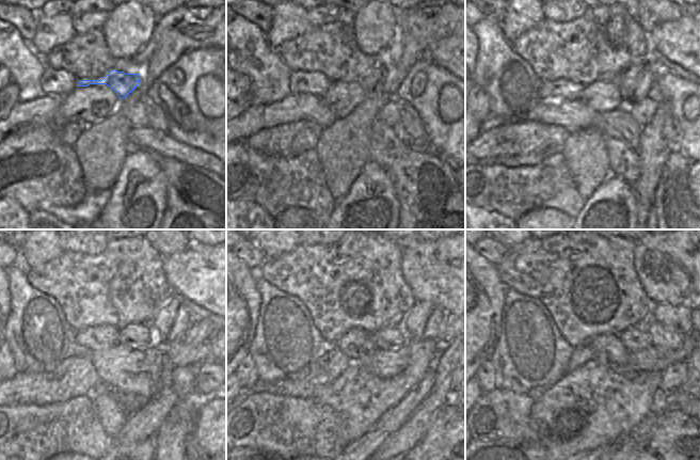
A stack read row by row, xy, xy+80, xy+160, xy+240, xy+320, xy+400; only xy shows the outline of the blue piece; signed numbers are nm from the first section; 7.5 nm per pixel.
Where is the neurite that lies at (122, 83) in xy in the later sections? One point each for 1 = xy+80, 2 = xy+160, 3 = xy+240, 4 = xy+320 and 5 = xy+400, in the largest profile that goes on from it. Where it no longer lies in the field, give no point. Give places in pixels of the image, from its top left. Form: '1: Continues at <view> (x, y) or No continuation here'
1: Continues at xy+80 (374, 83)
2: Continues at xy+160 (634, 83)
3: Continues at xy+240 (173, 319)
4: Continues at xy+320 (425, 320)
5: Continues at xy+400 (678, 318)

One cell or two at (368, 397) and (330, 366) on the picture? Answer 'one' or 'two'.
two

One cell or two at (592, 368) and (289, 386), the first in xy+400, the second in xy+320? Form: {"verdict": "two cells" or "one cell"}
{"verdict": "two cells"}

